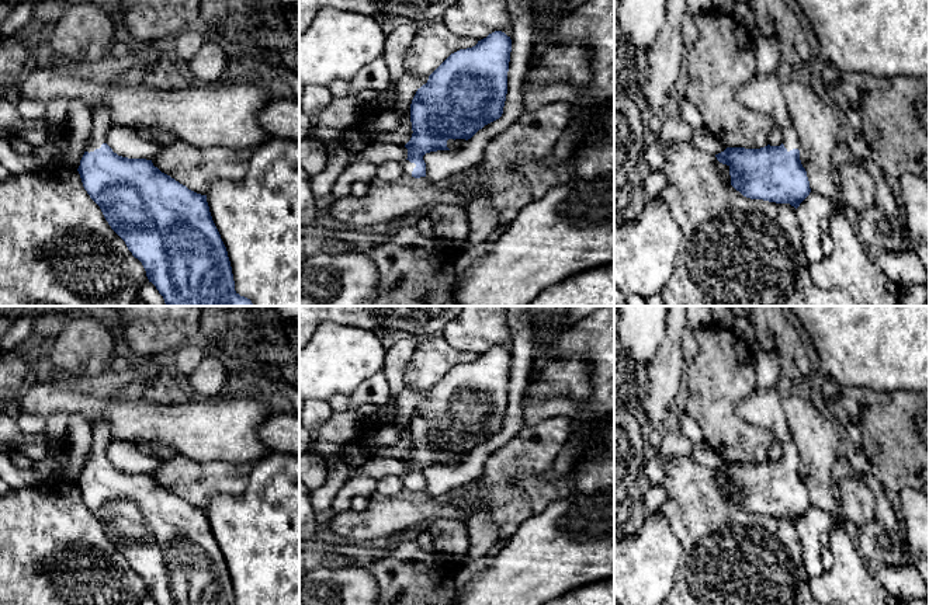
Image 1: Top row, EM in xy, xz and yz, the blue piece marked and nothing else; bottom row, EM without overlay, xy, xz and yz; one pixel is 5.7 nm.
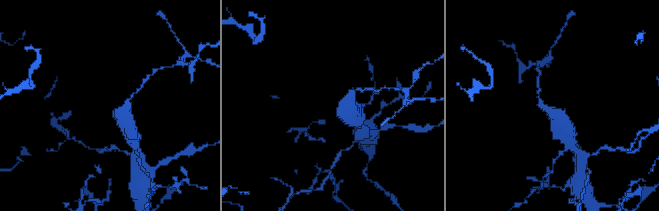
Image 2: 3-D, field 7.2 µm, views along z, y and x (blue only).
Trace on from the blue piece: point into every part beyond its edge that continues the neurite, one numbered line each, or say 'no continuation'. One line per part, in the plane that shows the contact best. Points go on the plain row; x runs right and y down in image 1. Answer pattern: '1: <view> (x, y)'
1: xy (101, 435)

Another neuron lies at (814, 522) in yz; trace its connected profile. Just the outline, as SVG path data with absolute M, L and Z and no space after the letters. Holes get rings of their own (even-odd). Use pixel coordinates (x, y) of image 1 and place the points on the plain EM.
M811 505L795 524L803 547L804 567L810 578L825 571L821 559L819 538L822 533L829 533L836 526L838 522L829 514L814 505Z

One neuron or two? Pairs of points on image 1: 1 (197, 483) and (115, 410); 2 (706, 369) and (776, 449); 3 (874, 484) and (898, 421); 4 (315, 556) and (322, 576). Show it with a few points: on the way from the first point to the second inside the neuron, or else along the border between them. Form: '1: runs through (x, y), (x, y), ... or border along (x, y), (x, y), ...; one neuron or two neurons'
1: border along (176, 452), (191, 459), (208, 461); two neurons
2: border along (775, 441), (768, 458); two neurons
3: border along (863, 473), (870, 473), (886, 489); two neurons
4: border along (349, 563), (342, 567), (314, 569); two neurons

